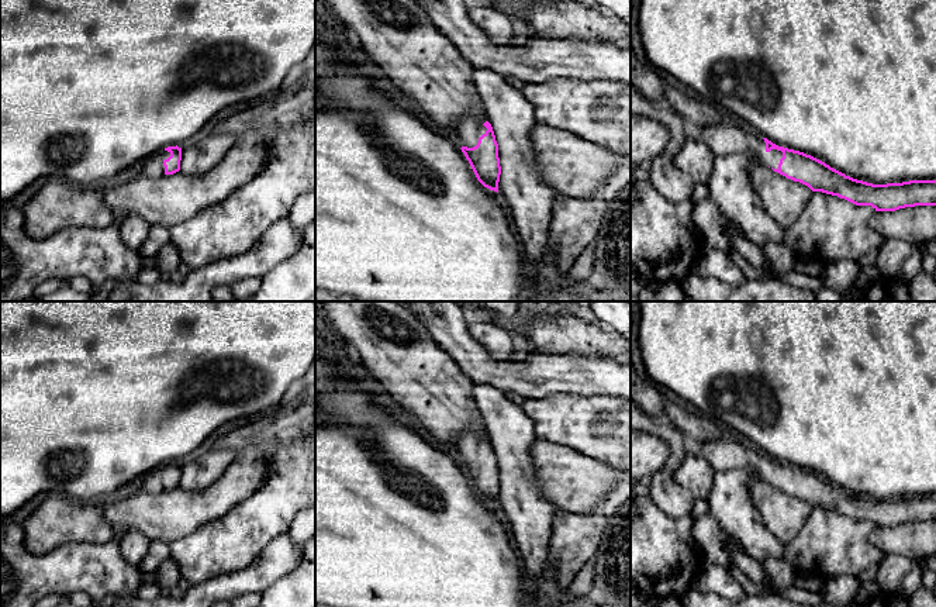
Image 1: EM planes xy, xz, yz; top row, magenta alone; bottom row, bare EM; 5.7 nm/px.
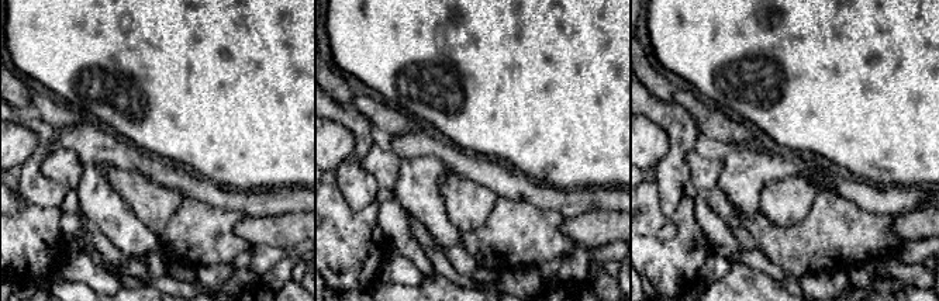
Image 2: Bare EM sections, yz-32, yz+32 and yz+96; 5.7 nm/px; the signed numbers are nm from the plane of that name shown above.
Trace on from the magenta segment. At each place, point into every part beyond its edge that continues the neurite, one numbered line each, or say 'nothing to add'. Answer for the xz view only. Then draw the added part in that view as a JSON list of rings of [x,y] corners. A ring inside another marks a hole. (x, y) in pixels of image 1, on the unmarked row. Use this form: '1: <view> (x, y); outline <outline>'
1: xz (470, 445); outline [[[474,430],[464,432],[457,444],[457,461],[473,463],[477,461],[479,453],[486,449],[487,444],[479,438]]]

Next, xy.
1: xy (152, 482); outline [[[160,465],[159,468],[146,473],[142,479],[142,489],[149,493],[160,493],[165,490],[163,476],[170,472],[170,468]]]

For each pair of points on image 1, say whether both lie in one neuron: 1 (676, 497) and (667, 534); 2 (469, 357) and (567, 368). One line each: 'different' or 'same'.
1: different
2: same

